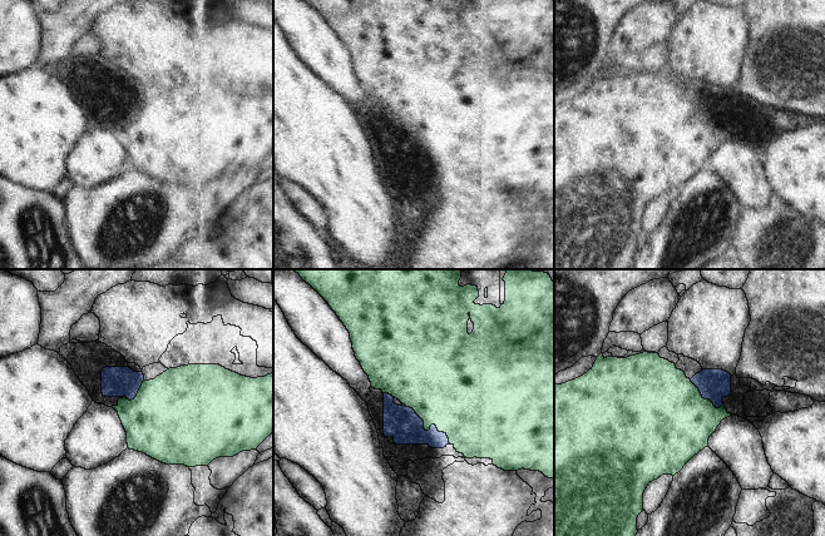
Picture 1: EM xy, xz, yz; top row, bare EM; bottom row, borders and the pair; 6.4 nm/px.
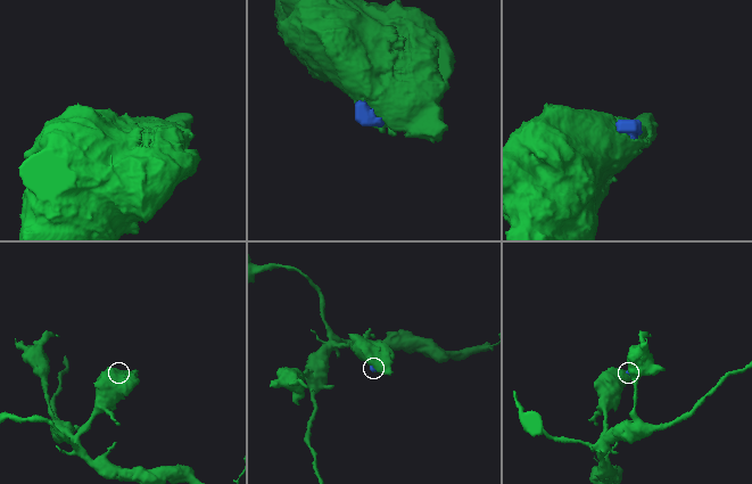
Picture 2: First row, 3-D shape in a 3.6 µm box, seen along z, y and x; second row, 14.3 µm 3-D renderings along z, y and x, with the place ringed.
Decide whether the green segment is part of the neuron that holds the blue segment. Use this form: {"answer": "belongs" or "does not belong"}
{"answer": "belongs"}

